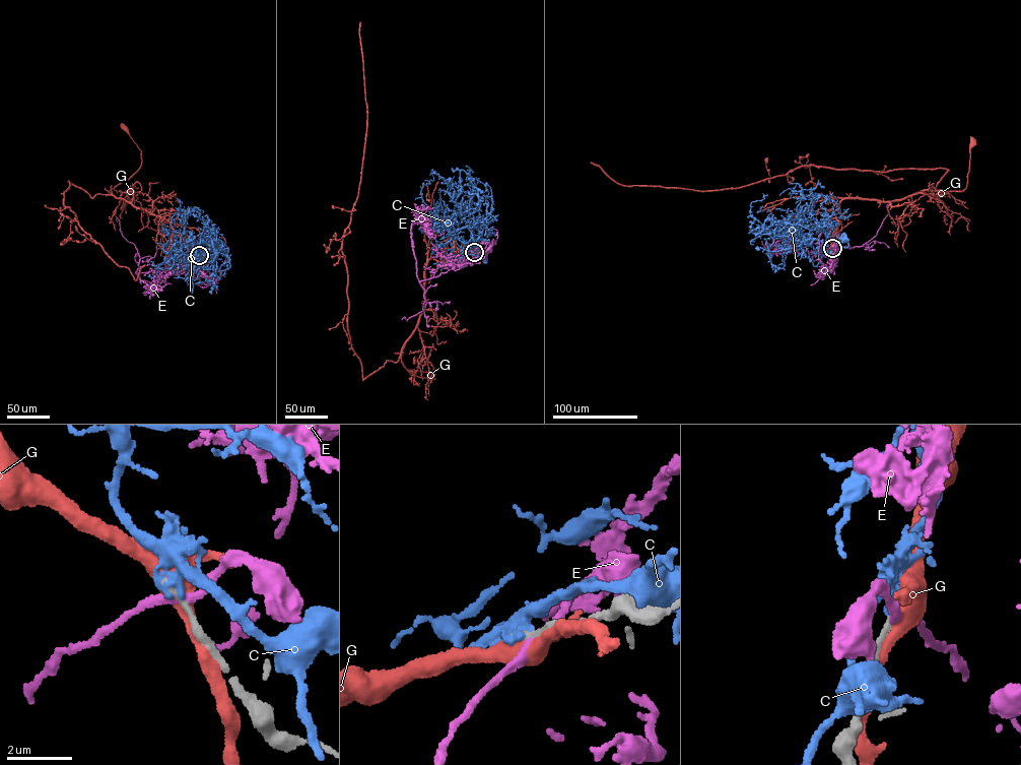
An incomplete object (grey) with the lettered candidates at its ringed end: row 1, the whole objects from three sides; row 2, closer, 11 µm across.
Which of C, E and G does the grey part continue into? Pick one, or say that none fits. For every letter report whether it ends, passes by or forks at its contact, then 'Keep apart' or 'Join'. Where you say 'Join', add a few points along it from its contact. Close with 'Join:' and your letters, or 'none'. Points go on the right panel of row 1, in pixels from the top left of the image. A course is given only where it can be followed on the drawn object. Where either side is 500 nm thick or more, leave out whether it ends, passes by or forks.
C: It ends there. Keep apart
E: It passes by. Keep apart
G: It passes by. Keep apart
Join: none

